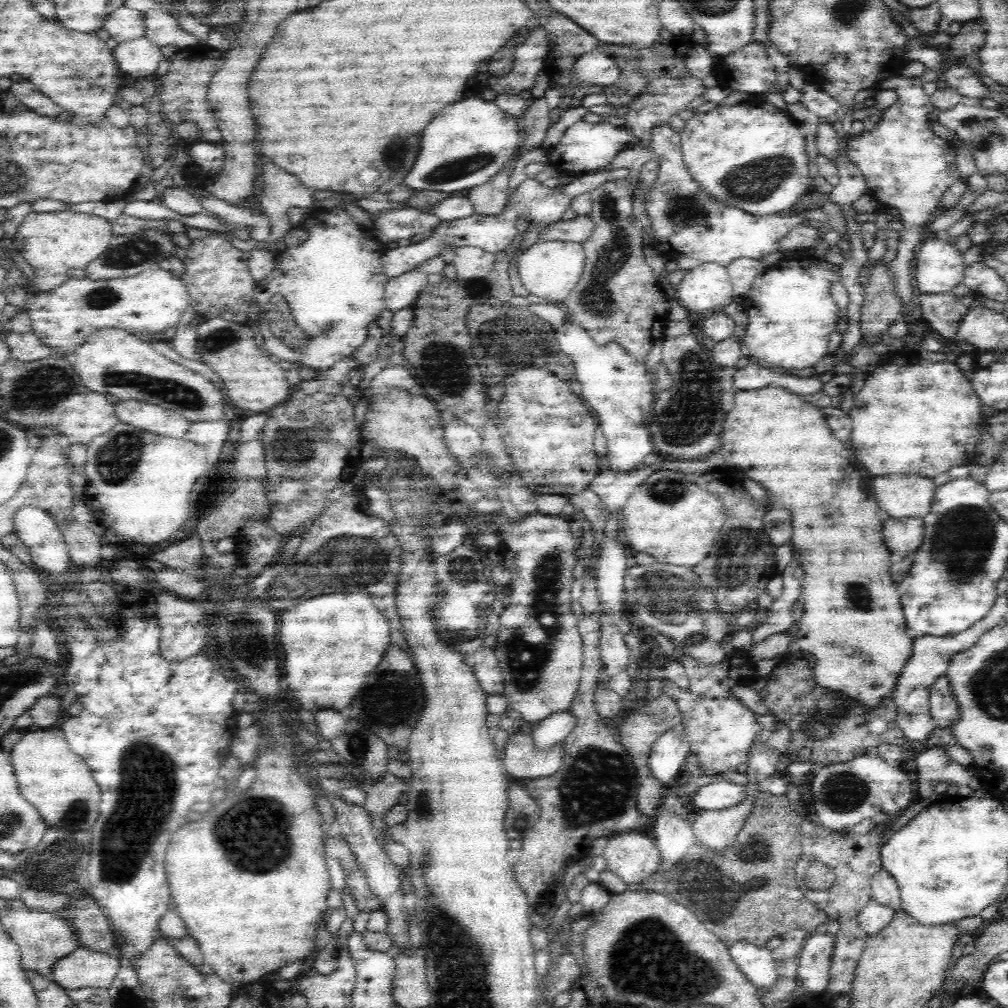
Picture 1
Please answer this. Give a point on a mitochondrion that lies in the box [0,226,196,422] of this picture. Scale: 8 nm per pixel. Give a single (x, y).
(40, 388)

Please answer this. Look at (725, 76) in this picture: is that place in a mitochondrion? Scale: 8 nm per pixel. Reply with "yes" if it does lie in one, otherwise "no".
no

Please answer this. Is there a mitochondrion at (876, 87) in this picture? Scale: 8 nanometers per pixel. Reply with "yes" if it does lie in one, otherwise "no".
no

